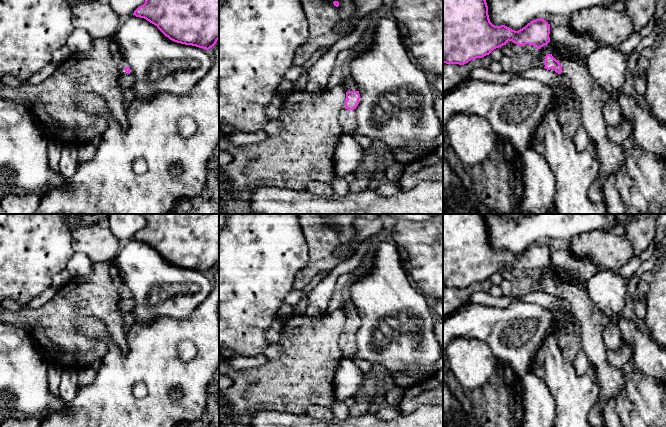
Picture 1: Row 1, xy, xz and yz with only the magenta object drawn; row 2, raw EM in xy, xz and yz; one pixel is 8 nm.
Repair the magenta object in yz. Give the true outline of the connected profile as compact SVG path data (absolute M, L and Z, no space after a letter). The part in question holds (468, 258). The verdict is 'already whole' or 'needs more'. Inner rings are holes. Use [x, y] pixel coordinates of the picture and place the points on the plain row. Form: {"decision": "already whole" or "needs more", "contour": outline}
{"decision": "already whole", "contour": "M443 214L443 287L464 289L508 265L540 273L550 266L549 258L550 248L543 242L518 255L493 249L481 214Z"}

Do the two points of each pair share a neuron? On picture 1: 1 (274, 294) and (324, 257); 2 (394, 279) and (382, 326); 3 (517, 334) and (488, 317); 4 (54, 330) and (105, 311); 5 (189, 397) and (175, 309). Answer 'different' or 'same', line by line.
1: different
2: same
3: same
4: same
5: different

